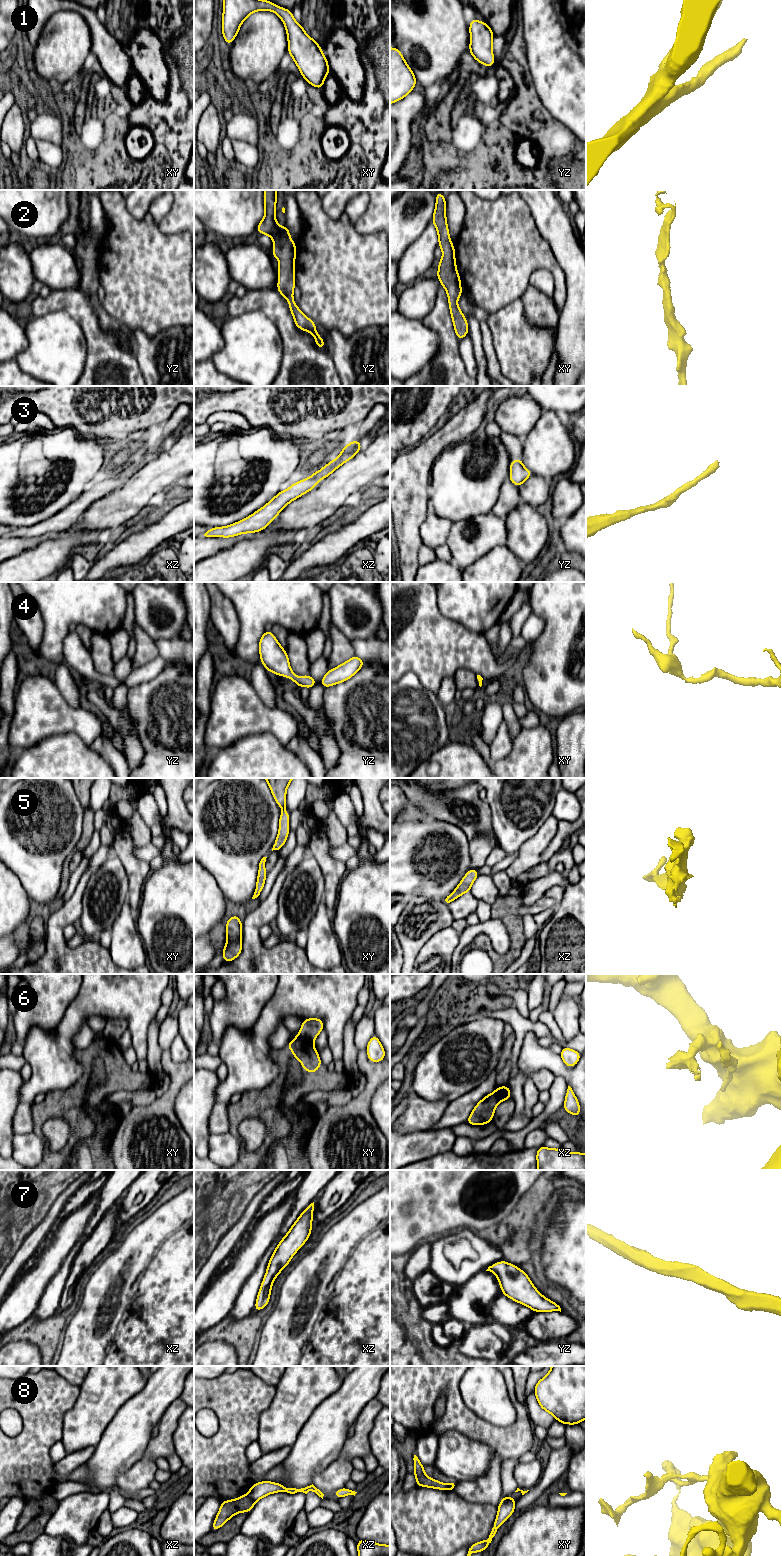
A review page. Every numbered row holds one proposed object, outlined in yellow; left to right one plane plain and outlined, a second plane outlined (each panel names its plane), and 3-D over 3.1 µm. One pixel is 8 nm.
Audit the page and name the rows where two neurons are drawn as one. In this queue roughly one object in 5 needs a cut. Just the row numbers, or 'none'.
6, 8

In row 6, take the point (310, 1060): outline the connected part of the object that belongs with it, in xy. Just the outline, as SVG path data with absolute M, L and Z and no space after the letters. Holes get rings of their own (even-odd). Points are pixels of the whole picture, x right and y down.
M297 1035L285 1048L293 1051L293 1057L302 1063L304 1071L309 1073L317 1072L322 1066L319 1054L314 1048L313 1042Z

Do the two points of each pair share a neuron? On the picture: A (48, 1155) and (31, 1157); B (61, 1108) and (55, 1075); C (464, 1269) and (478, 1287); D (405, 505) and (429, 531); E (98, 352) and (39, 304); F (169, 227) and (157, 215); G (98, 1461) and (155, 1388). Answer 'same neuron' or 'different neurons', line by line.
A: different neurons
B: different neurons
C: different neurons
D: different neurons
E: same neuron
F: different neurons
G: same neuron

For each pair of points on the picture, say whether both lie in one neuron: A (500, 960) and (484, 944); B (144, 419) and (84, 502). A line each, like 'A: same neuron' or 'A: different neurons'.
A: same neuron
B: different neurons

